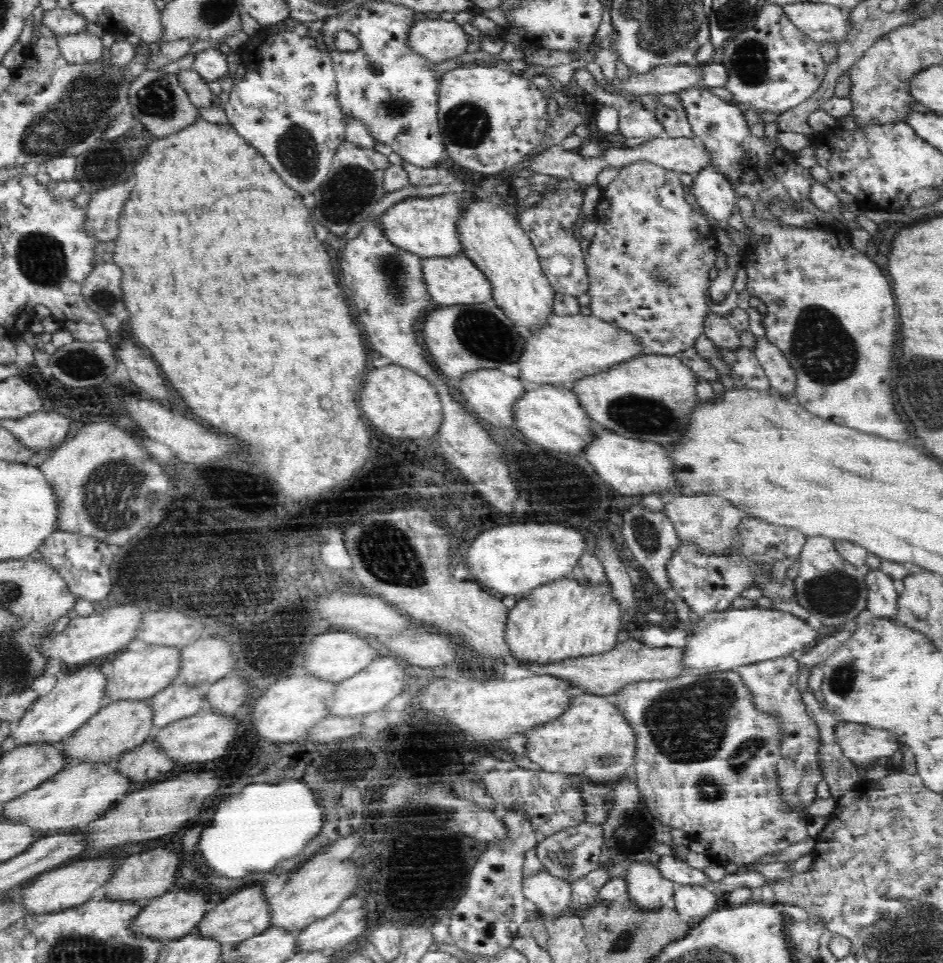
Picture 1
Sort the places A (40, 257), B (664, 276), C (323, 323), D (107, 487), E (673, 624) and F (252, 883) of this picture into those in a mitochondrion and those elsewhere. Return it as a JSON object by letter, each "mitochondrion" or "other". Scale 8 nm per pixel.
{"A":"mitochondrion","B":"mitochondrion","C":"other","D":"mitochondrion","E":"other","F":"other"}

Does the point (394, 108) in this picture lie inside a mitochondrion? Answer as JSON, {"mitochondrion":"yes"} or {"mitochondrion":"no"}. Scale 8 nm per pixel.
{"mitochondrion":"yes"}

